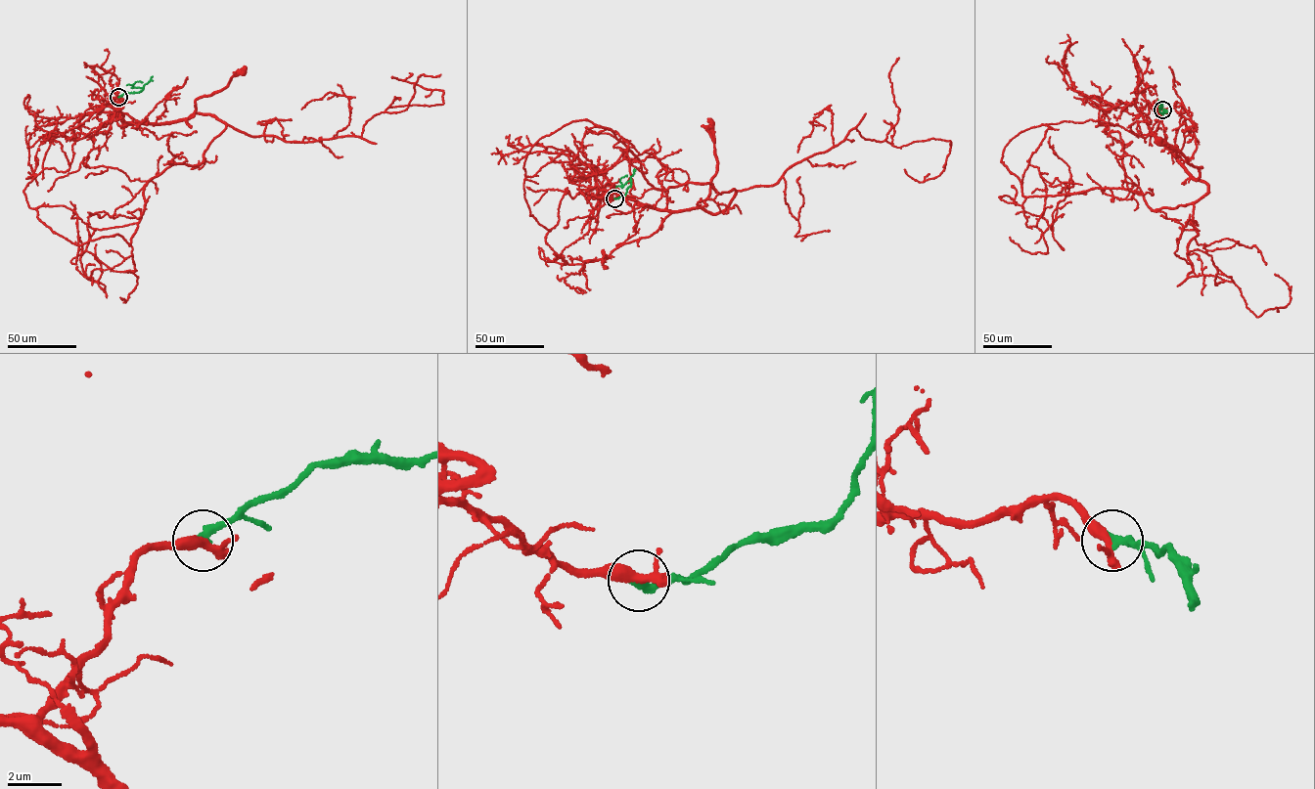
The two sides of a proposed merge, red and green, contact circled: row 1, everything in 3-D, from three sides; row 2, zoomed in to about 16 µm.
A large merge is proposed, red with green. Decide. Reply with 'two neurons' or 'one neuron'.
one neuron

